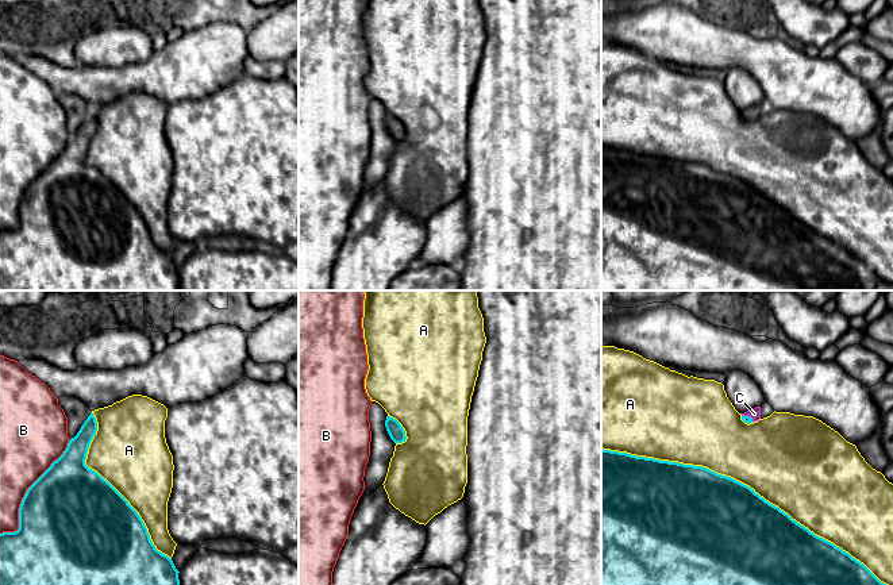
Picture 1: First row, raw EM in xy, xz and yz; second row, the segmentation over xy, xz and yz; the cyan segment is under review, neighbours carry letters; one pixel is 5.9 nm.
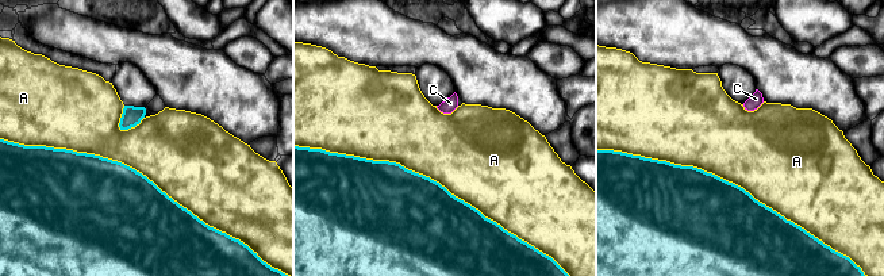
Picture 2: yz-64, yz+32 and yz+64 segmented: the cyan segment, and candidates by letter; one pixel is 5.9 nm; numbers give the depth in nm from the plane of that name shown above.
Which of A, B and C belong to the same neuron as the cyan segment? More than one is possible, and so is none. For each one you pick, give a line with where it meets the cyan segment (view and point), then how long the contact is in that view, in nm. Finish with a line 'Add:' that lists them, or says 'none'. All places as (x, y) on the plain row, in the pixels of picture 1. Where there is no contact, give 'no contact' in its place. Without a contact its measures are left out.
C: contact yz (749, 114); length 80 nm
Add: C

